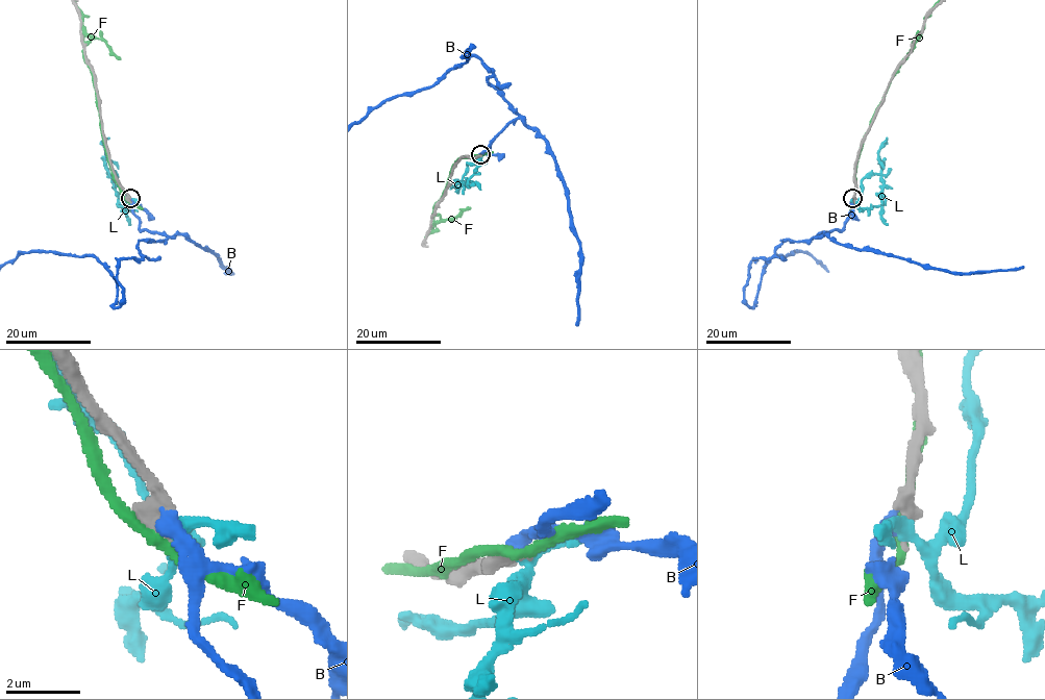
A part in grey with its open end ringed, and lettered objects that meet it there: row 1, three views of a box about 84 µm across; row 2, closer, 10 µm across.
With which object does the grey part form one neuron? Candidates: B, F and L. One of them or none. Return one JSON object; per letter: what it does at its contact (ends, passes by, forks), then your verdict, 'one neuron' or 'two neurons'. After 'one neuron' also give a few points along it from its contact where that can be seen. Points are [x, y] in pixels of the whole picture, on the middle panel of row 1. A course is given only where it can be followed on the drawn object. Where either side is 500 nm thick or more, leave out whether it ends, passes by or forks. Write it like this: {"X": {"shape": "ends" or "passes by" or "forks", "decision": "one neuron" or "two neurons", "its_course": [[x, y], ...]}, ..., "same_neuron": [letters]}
{"B": {"decision": "one neuron"}, "F": {"shape": "passes by", "decision": "two neurons"}, "L": {"shape": "forks", "decision": "two neurons"}, "same_neuron": ["B"]}

